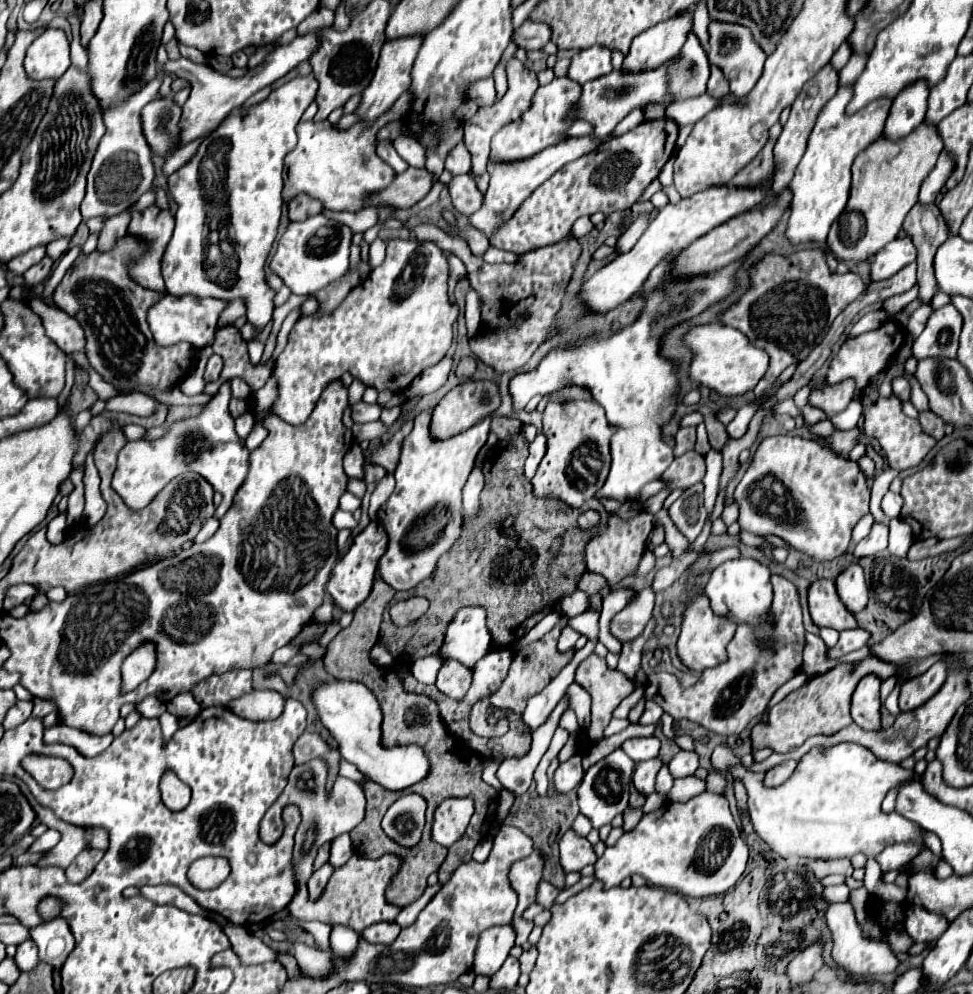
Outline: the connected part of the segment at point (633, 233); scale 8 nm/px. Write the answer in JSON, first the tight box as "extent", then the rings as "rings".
{"extent":[615,215,647,253],"rings":[[[641,215],[641,217],[617,239],[617,245],[615,245],[617,253],[627,253],[627,251],[637,243],[637,239],[643,235],[645,229],[647,229],[647,215]]]}

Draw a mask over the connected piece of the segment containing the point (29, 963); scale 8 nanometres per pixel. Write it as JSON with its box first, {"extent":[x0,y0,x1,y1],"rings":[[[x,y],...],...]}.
{"extent":[15,939,37,971],"rings":[[[27,939],[27,941],[23,941],[23,943],[19,943],[17,945],[17,953],[15,953],[15,963],[17,963],[17,967],[21,969],[21,971],[31,971],[31,969],[35,969],[35,965],[37,965],[37,945],[31,941],[31,939]]]}

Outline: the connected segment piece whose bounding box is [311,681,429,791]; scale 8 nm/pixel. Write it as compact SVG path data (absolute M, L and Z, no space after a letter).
M333 681L321 683L313 689L313 703L319 713L321 723L339 745L339 753L373 781L383 785L385 789L399 791L405 789L427 775L429 761L419 745L391 747L385 749L381 745L381 709L375 695L363 685L355 681Z

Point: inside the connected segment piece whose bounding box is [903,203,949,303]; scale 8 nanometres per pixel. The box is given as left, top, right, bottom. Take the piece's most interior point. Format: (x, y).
(924, 223)

